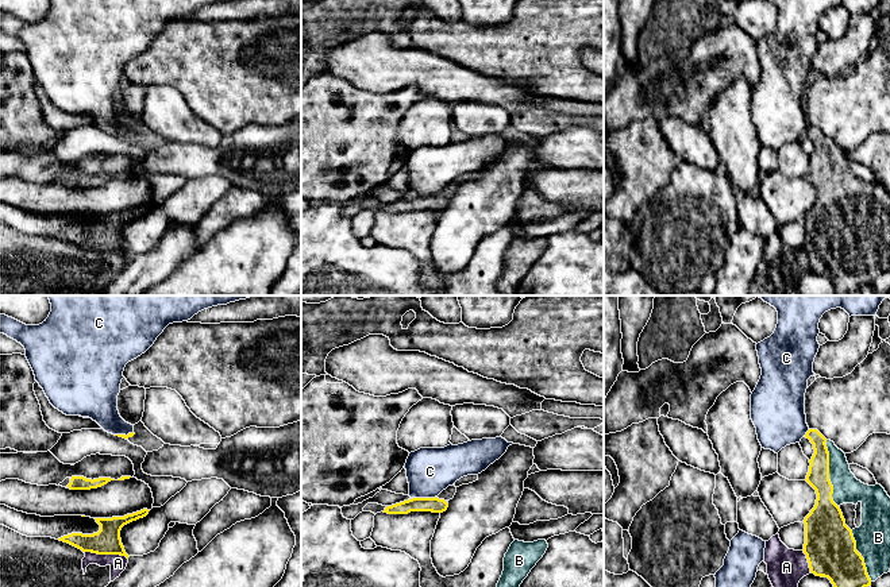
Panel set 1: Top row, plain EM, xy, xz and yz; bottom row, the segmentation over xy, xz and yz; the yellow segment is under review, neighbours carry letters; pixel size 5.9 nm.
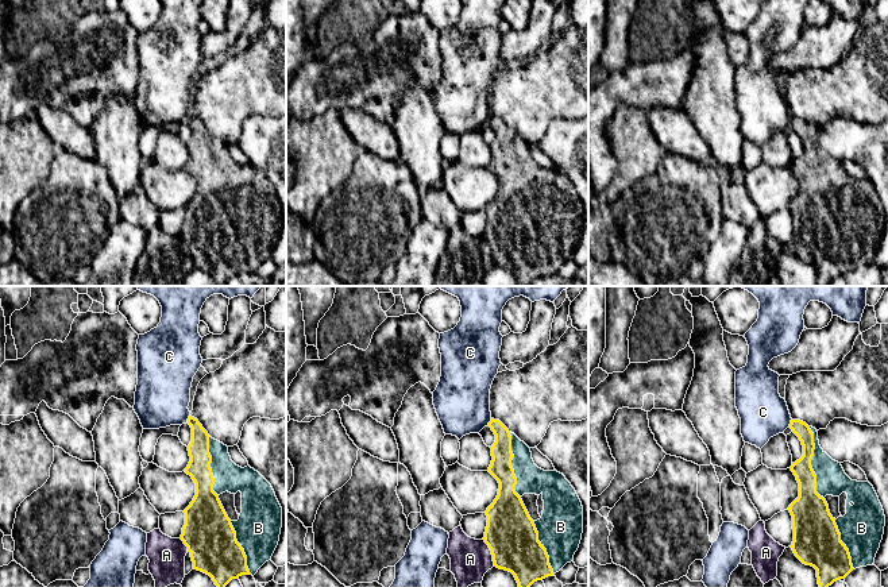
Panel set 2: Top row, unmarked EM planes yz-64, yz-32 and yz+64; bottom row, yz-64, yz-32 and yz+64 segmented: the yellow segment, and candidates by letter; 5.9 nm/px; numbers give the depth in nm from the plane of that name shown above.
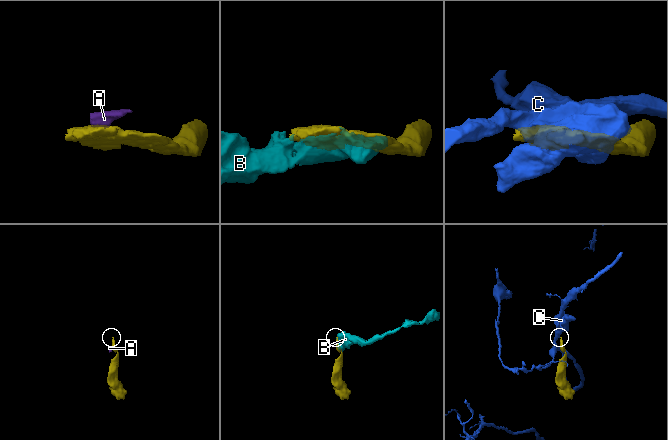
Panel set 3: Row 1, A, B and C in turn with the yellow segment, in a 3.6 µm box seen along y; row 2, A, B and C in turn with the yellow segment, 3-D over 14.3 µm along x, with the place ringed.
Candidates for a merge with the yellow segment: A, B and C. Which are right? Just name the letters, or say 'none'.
B

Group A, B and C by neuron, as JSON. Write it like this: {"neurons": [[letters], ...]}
{"neurons": [["A"], ["B"], ["C"]]}

